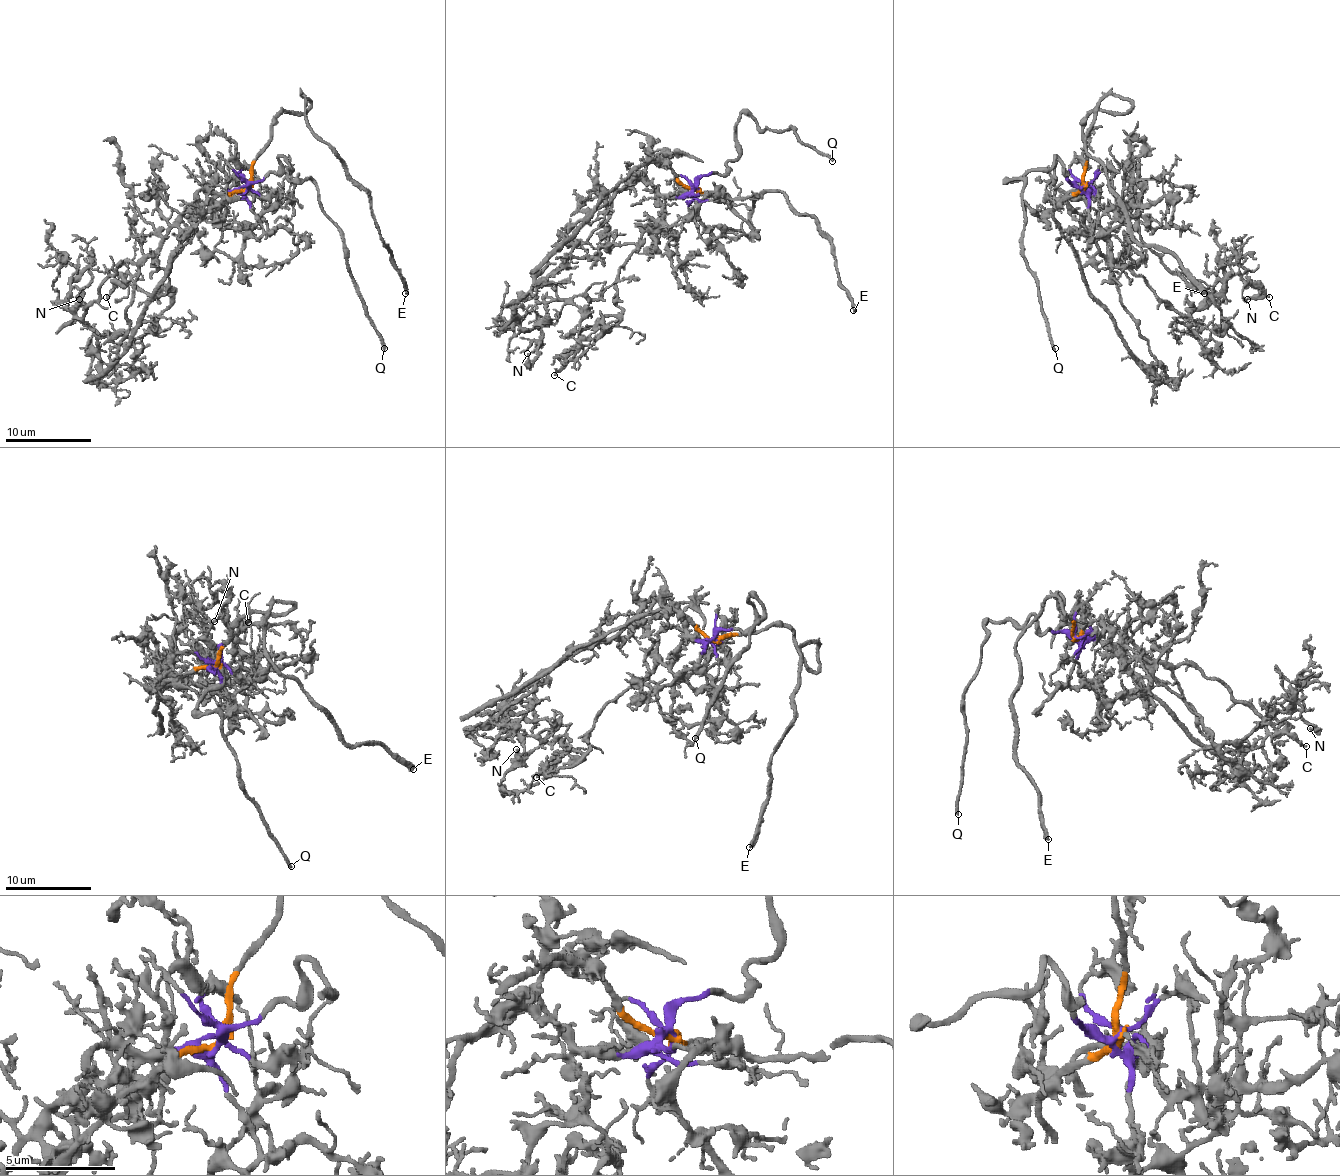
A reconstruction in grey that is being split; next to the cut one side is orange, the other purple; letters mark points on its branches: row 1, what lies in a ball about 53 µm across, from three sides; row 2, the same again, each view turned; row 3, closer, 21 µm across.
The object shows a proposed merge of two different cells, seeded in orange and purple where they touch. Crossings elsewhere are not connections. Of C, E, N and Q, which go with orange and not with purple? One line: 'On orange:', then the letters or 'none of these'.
On orange: E

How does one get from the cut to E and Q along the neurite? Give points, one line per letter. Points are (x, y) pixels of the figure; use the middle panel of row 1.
E: (696, 190), (719, 188), (756, 237), (750, 214), (756, 199), (782, 192), (827, 235), (853, 311)
Q: (696, 188), (739, 156), (737, 121), (745, 113), (763, 130), (791, 128), (831, 160)

